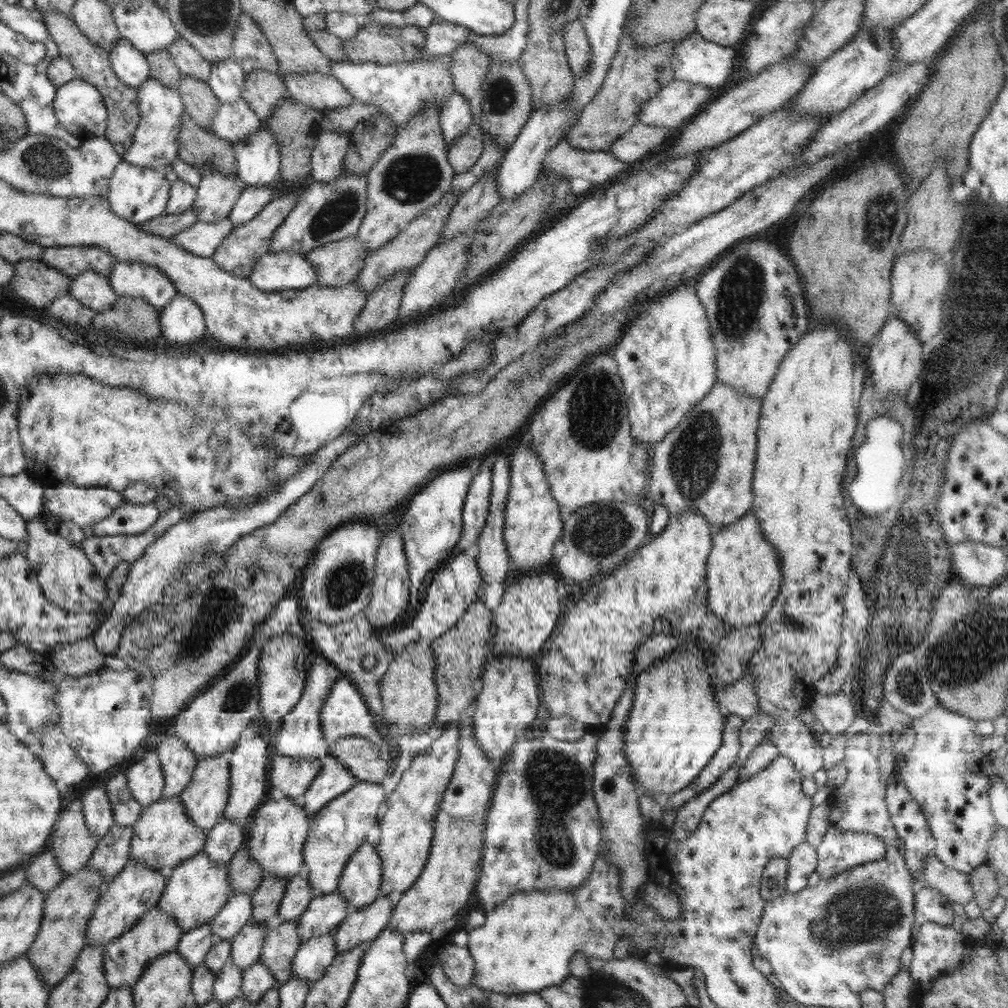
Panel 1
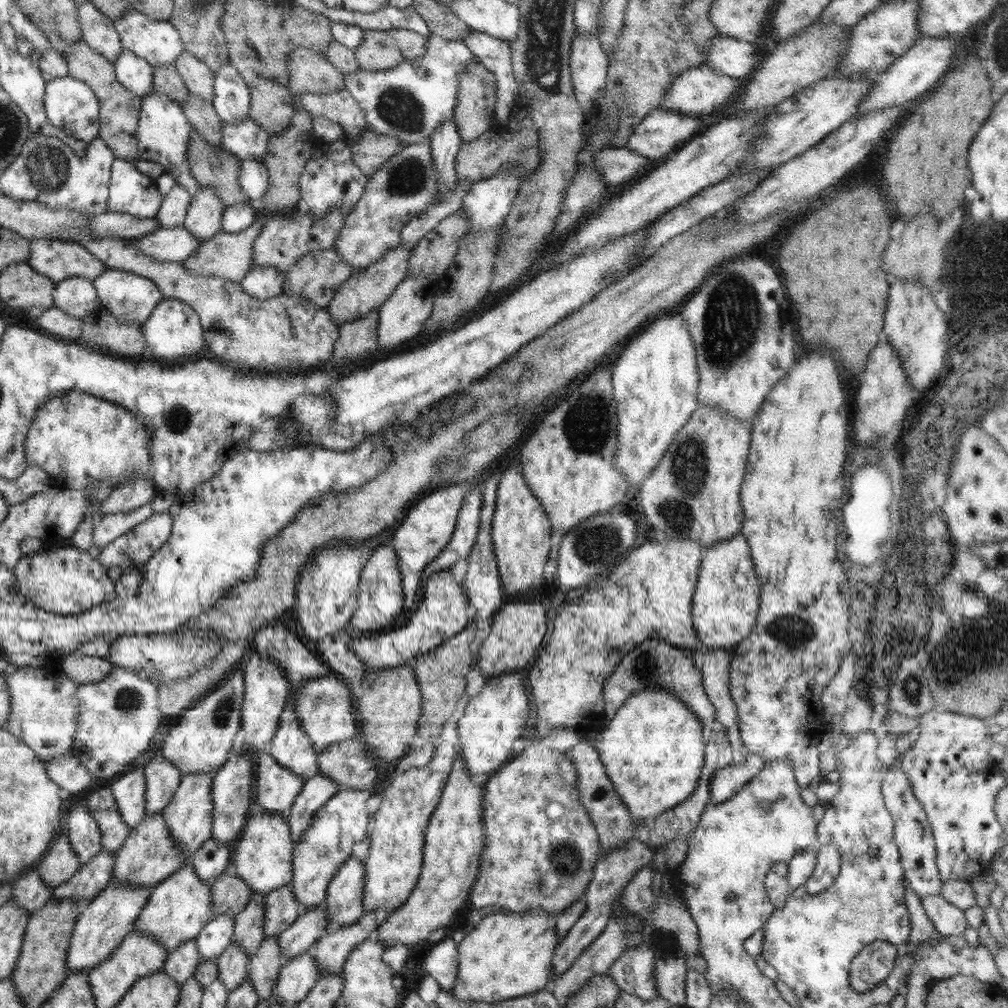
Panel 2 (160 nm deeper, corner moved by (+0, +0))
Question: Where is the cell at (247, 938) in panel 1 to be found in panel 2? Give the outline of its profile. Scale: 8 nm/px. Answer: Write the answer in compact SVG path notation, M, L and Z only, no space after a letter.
M233 942L216 958L218 978L230 992L245 981L249 960L249 954L239 944Z

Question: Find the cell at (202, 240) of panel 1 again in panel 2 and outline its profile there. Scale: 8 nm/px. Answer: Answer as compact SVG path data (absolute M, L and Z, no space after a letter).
M183 227L164 228L136 239L133 246L157 260L181 262L202 244Z

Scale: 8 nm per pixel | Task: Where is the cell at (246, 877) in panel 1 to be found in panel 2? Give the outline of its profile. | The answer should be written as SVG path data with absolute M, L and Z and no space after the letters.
M231 868L219 874L211 884L211 905L213 912L238 914L244 910L253 890Z

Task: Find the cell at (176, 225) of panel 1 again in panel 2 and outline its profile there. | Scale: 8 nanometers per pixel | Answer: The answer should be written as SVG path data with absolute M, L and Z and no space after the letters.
M106 211L91 218L90 231L96 237L116 237L136 240L160 230L160 223L155 217L143 219L131 214Z

